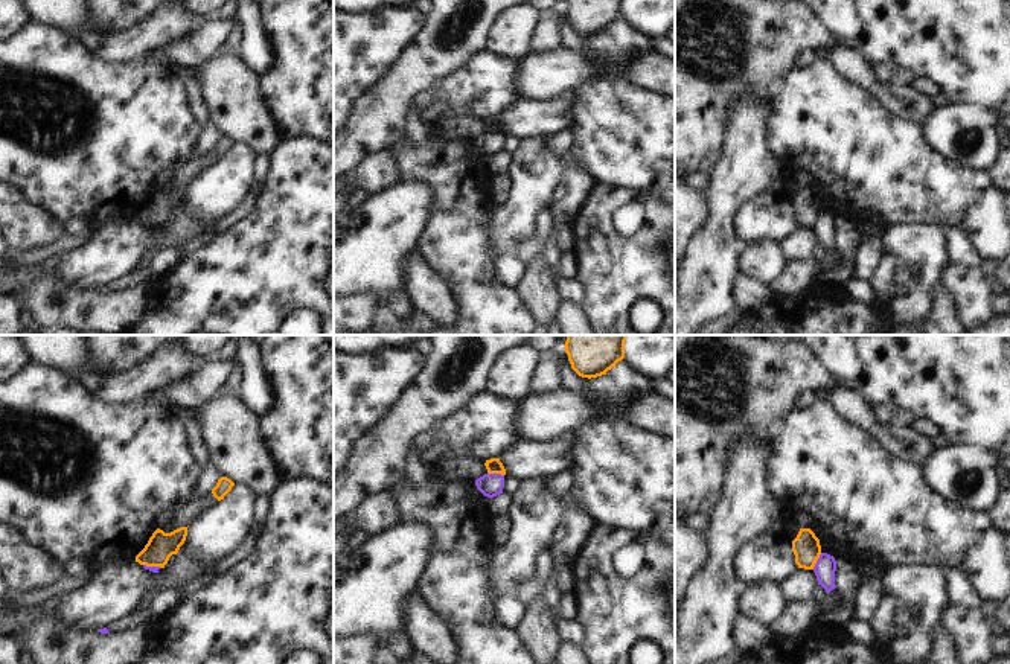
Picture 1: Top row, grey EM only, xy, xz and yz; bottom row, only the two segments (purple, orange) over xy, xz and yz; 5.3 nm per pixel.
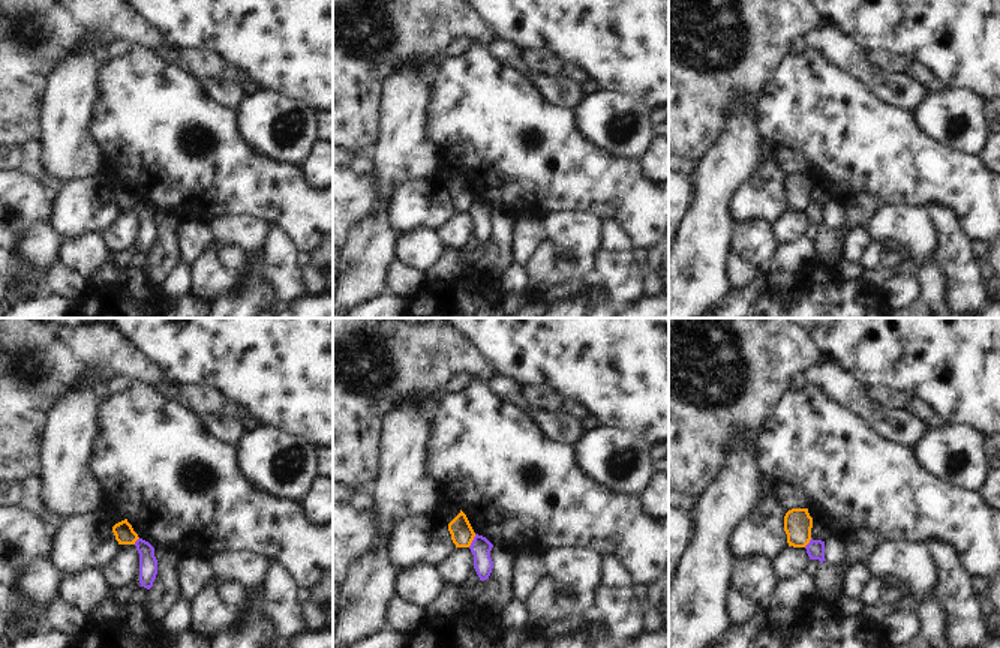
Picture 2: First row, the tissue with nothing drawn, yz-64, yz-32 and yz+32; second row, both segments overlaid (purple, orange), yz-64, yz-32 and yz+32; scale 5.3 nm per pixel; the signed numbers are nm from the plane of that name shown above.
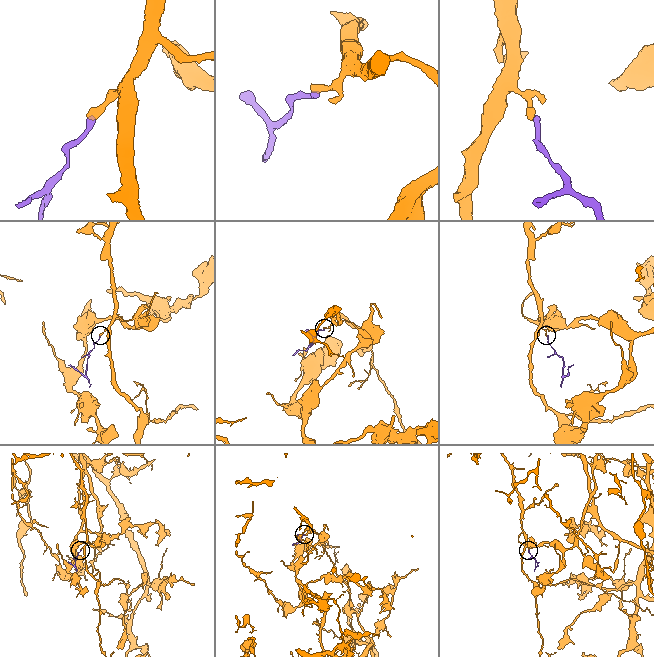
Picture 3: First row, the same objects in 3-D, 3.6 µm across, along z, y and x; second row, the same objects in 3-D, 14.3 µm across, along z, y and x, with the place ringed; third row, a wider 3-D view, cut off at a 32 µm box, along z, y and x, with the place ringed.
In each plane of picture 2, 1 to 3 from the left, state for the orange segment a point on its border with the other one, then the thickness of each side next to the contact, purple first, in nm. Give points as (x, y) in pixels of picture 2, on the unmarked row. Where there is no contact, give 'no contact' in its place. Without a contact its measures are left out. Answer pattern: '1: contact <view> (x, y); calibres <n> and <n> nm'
1: contact yz-64 (137, 204); calibres 100 and 110 nm
2: contact yz-32 (473, 204); calibres 110 and 130 nm
3: contact yz+32 (808, 207); calibres 100 and 150 nm

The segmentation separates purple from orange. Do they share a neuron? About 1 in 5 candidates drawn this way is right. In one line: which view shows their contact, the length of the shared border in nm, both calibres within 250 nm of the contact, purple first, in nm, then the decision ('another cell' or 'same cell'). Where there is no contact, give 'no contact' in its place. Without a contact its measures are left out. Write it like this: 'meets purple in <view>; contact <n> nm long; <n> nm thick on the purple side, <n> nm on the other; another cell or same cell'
meets purple in xz; contact 90 nm long; 130 nm thick on the purple side, 80 nm on the other; another cell

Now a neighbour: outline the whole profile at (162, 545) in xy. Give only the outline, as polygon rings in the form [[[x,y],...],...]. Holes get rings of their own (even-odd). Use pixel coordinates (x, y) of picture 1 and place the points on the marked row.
[[[180,527],[171,533],[157,528],[145,548],[136,556],[136,562],[146,567],[165,568],[169,557],[177,554],[187,536],[187,527]]]

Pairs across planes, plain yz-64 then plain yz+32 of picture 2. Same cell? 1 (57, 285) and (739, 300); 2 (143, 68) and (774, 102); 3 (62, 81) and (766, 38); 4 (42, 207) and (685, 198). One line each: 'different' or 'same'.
1: different
2: same
3: different
4: same

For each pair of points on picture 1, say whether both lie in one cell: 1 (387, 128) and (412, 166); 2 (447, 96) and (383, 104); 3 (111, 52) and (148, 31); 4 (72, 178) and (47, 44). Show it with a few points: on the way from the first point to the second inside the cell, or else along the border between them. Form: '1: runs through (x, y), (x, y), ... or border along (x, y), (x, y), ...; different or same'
1: border along (404, 136), (389, 150); different
2: border along (469, 61), (439, 81); different
3: runs through (121, 47), (134, 44), (139, 40); same
4: runs through (89, 145), (101, 130), (99, 102), (76, 78); same

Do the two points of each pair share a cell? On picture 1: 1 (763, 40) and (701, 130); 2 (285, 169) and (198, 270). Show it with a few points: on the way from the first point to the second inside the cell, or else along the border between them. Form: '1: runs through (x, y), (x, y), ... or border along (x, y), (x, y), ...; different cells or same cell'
1: runs through (747, 63), (744, 70), (715, 99), (712, 107); same cell
2: runs through (285, 198), (227, 258); same cell

